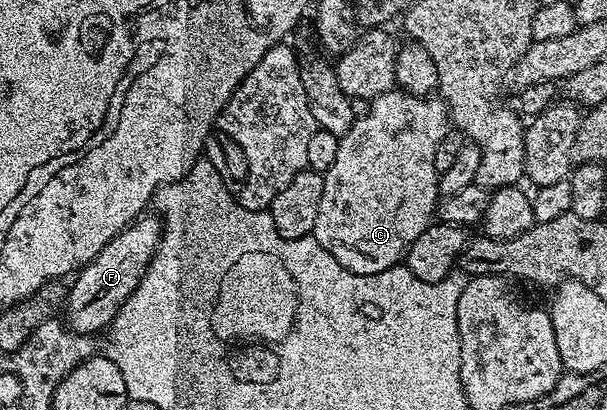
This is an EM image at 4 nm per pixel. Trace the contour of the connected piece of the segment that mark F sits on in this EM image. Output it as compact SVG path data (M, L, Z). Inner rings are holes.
M144 213L123 227L115 237L104 246L102 253L94 257L86 266L75 272L62 308L62 319L67 330L77 331L83 335L99 336L112 326L112 319L130 293L140 284L144 271L152 256L156 254L156 246L160 244L162 220L155 213Z

